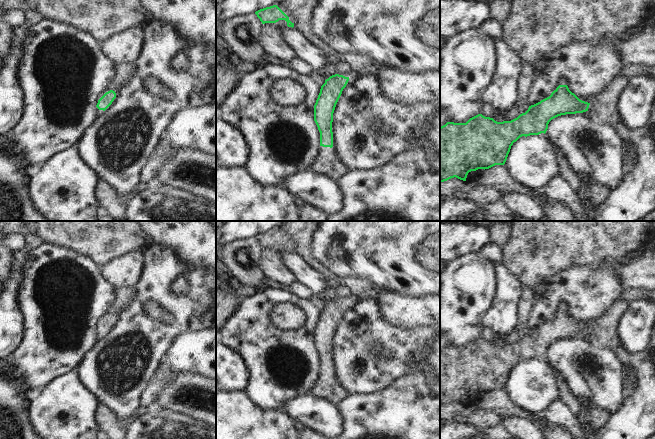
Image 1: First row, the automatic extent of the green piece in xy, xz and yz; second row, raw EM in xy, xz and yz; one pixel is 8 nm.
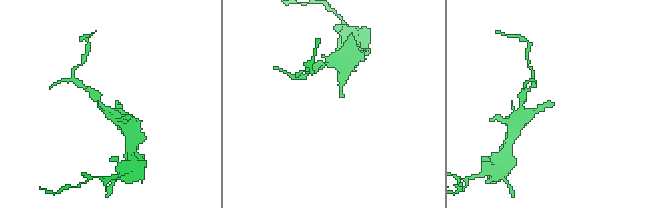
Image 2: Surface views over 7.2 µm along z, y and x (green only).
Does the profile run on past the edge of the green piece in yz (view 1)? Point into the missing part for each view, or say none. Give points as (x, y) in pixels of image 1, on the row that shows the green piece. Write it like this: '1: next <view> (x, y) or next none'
1: next yz (603, 108)

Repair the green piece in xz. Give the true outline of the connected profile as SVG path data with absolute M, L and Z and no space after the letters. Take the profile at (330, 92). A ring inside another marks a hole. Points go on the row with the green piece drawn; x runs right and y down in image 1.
M335 74L330 76L325 80L325 83L321 86L320 93L314 105L314 121L320 132L320 147L318 148L318 154L312 163L310 169L326 177L331 177L337 179L343 176L347 171L347 167L342 163L337 156L335 149L333 148L333 132L332 132L332 122L333 113L336 104L342 94L343 89L346 87L349 81L349 77L343 75Z

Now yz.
M616 76L601 92L594 95L591 102L580 100L567 85L559 85L549 97L529 106L525 113L511 121L497 122L493 118L478 114L466 123L447 122L440 127L440 183L451 178L466 181L471 171L489 169L495 165L504 165L511 146L522 136L546 133L549 122L561 115L576 114L588 111L595 121L613 127L627 146L627 155L634 162L638 159L638 150L645 127L630 129L622 122L618 110L618 101L629 79Z

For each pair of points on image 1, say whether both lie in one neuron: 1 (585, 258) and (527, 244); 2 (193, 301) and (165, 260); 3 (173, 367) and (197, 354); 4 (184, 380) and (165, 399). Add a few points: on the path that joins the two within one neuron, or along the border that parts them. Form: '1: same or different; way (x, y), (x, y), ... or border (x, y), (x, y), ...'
1: same; way (571, 244), (541, 244)
2: same; way (193, 289), (193, 281), (177, 267)
3: same; way (179, 361), (186, 354), (191, 354)
4: same; way (179, 385), (170, 394)

